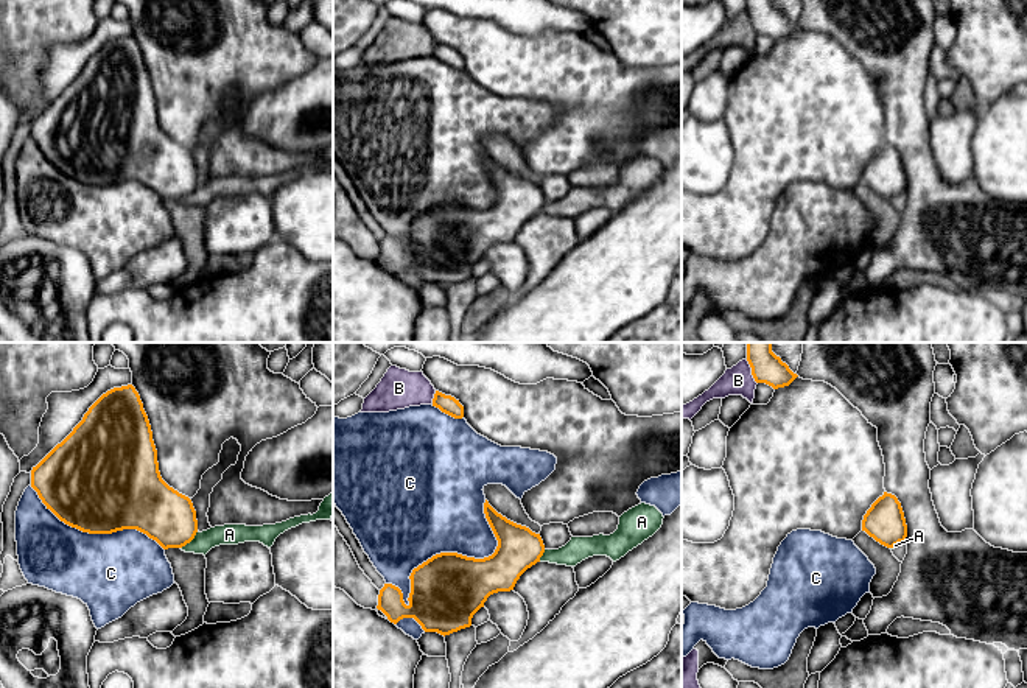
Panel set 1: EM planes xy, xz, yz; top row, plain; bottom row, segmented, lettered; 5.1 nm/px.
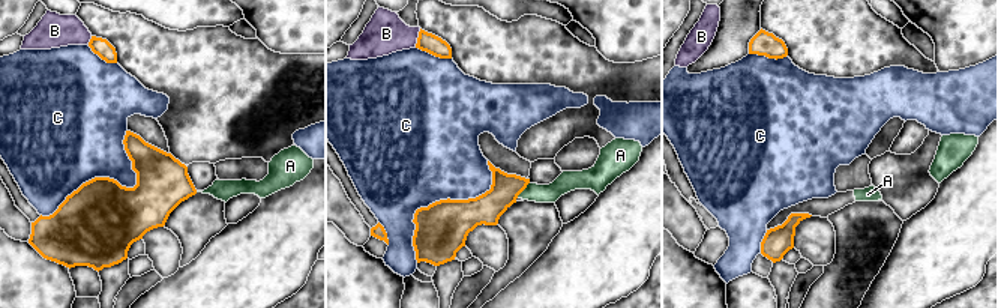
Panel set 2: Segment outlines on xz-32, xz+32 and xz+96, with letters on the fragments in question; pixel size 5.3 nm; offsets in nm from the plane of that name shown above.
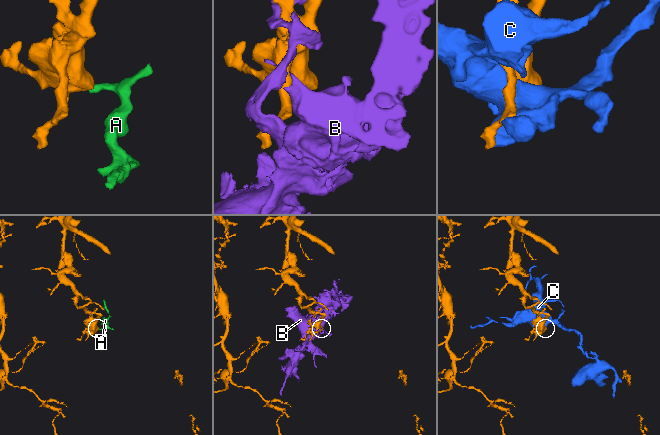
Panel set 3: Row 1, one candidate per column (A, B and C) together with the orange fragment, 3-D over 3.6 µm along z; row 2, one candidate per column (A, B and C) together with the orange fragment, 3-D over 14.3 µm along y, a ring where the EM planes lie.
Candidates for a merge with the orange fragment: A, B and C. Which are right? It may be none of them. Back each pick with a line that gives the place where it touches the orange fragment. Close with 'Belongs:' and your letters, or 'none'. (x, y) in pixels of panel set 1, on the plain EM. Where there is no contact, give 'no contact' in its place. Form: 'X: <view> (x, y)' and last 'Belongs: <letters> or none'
Belongs: none

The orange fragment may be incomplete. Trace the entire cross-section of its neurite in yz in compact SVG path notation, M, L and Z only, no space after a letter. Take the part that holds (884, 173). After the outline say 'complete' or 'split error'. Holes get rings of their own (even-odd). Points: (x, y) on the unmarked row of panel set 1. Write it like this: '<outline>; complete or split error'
M884 143L864 167L862 182L887 199L906 193L907 176L898 149Z; complete

